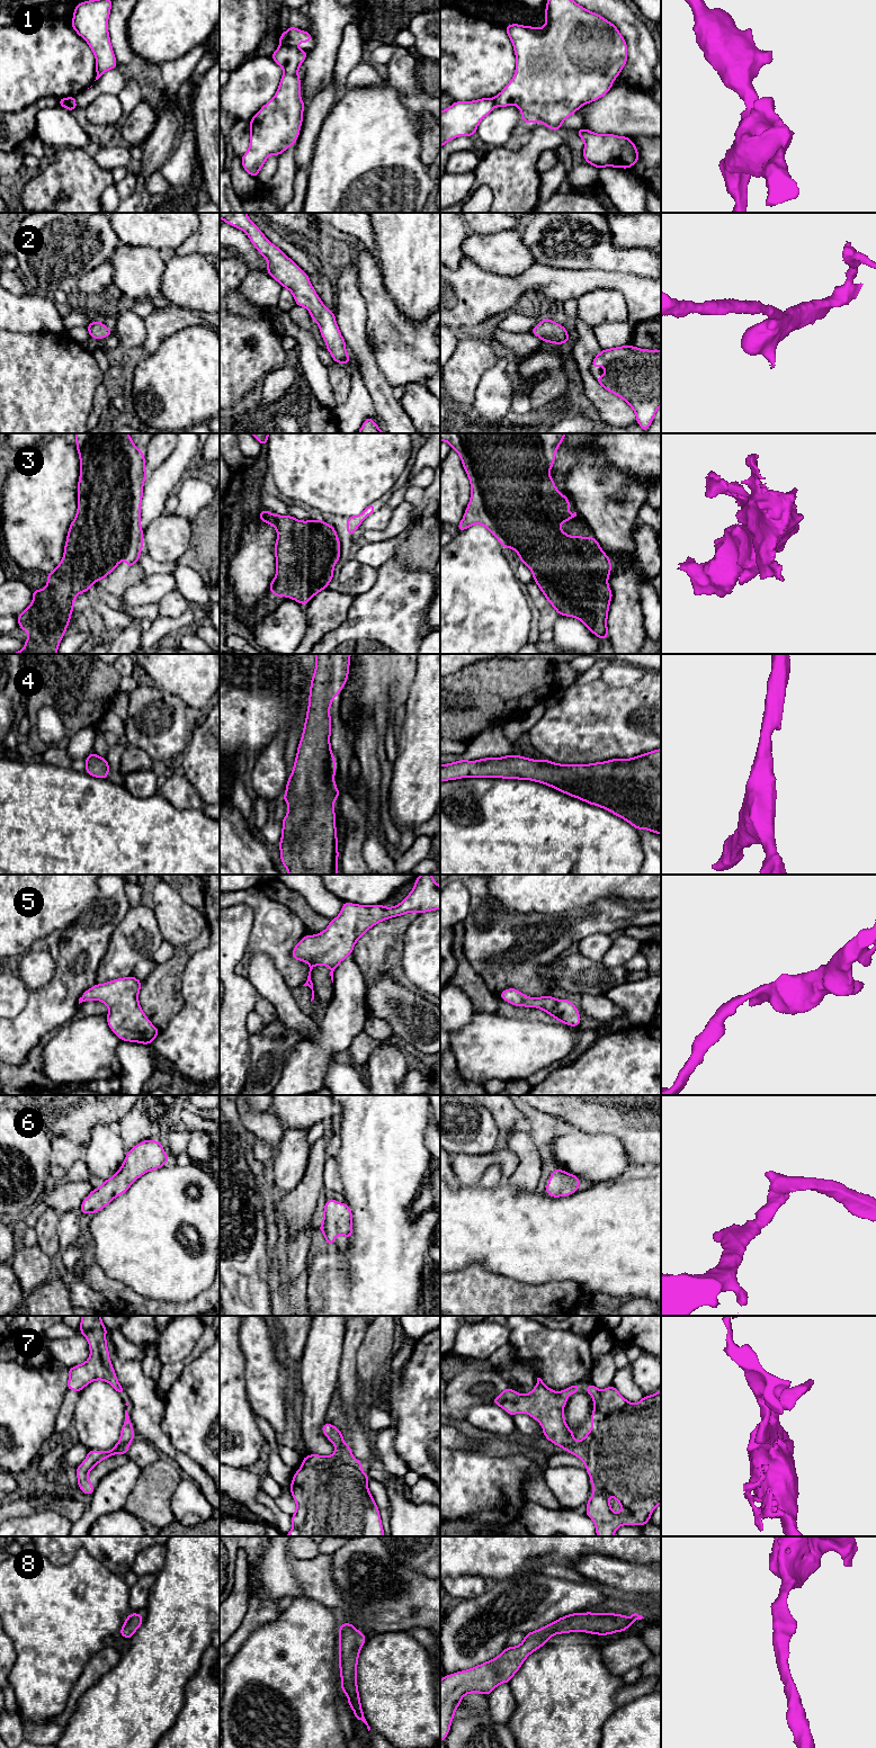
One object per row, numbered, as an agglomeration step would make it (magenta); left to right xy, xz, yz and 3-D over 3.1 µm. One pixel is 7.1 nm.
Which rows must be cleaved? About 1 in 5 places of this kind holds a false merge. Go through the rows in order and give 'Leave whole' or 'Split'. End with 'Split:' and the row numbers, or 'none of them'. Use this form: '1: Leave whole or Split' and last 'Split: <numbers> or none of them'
1: Split
2: Leave whole
3: Leave whole
4: Leave whole
5: Leave whole
6: Leave whole
7: Leave whole
8: Leave whole
Split: 1

